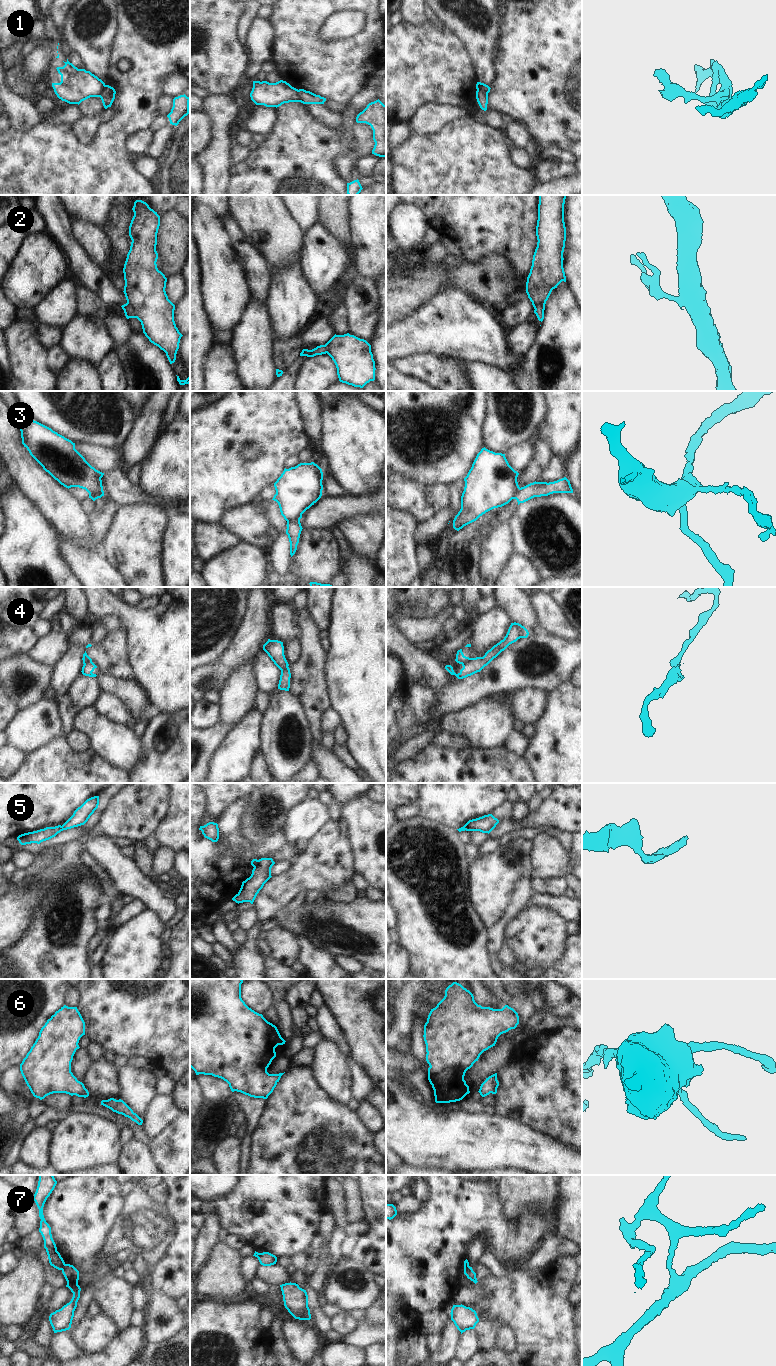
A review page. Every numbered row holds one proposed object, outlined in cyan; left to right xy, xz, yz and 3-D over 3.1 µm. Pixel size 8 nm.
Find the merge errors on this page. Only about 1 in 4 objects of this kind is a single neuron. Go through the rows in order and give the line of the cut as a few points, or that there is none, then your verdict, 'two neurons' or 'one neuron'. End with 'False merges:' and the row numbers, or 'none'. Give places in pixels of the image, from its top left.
1: xy (106, 85), (98, 96) | two neurons
2: xy (127, 302), (136, 317) | two neurons
3: xz (299, 519), (291, 519), (287, 522) | two neurons
4: yz (472, 658), (462, 665) | two neurons
5: xy (61, 826), (63, 829) | two neurons
6: no cut | one neuron
7: xy (65, 1264), (61, 1269) | two neurons
False merges: 1, 2, 3, 4, 5, 7

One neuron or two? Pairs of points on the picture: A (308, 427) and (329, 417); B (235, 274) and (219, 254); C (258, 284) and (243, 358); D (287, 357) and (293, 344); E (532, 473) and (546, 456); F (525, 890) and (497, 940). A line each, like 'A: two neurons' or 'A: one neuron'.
A: two neurons
B: one neuron
C: two neurons
D: one neuron
E: one neuron
F: one neuron

